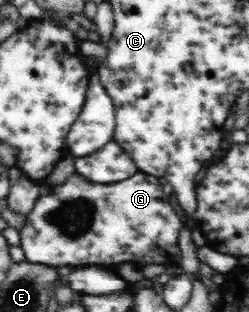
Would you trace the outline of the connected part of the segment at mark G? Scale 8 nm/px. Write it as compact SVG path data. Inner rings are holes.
M143 171L130 175L130 178L117 183L95 183L76 173L65 182L55 185L48 193L42 193L33 210L27 214L27 224L20 231L21 249L26 261L57 266L77 264L119 264L130 262L139 268L149 263L178 263L181 248L182 223L170 204L170 198L163 193L163 181Z

